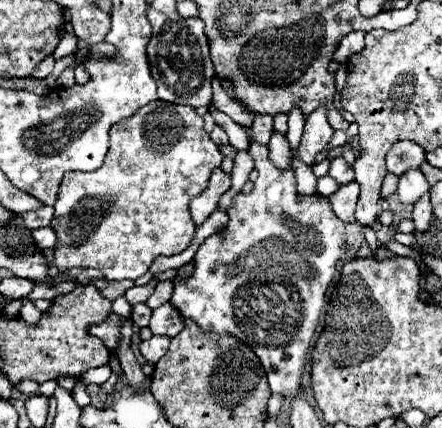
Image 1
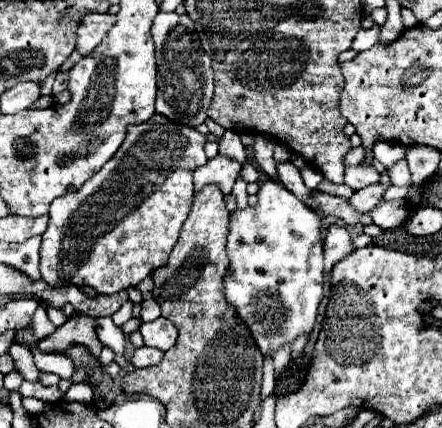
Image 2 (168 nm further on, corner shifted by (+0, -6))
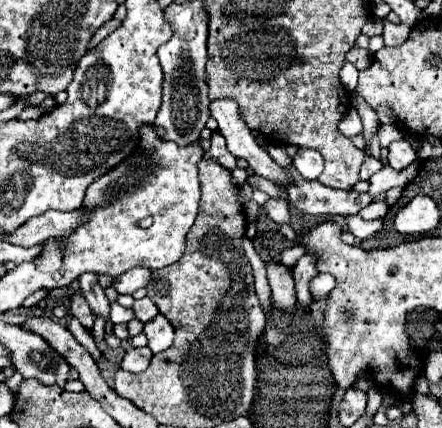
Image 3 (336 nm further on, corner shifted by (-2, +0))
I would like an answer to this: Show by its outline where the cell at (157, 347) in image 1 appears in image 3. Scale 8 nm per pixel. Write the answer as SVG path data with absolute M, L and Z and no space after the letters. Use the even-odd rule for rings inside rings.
M141 347L141 349L129 349L121 361L121 367L125 371L131 371L131 373L141 373L149 367L149 361L151 361L153 353L149 347Z

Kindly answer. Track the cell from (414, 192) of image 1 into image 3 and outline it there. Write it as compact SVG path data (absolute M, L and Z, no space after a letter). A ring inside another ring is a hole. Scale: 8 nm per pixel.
M403 139L403 141L395 141L389 145L389 165L395 169L395 171L403 171L407 169L417 157L417 151L415 147Z

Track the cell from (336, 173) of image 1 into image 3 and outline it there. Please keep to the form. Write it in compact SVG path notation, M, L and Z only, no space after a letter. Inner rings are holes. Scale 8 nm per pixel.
M367 155L367 157L365 157L365 161L363 161L363 165L361 165L361 179L363 179L363 181L367 181L367 179L369 179L373 173L377 173L381 167L383 167L383 163L381 163L379 159L375 159L375 157Z

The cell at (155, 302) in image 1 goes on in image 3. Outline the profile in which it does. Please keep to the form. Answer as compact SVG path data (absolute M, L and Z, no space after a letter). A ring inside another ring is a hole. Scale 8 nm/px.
M151 297L137 299L135 305L133 305L133 311L135 311L135 317L137 317L141 323L151 321L151 319L159 313L159 311L157 311L157 305L151 301Z

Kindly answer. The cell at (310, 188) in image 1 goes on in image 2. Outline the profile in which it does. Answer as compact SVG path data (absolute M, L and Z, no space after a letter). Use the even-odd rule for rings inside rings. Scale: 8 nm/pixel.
M331 225L325 237L325 273L329 273L331 267L351 251L355 249L351 245L349 231L341 225Z

